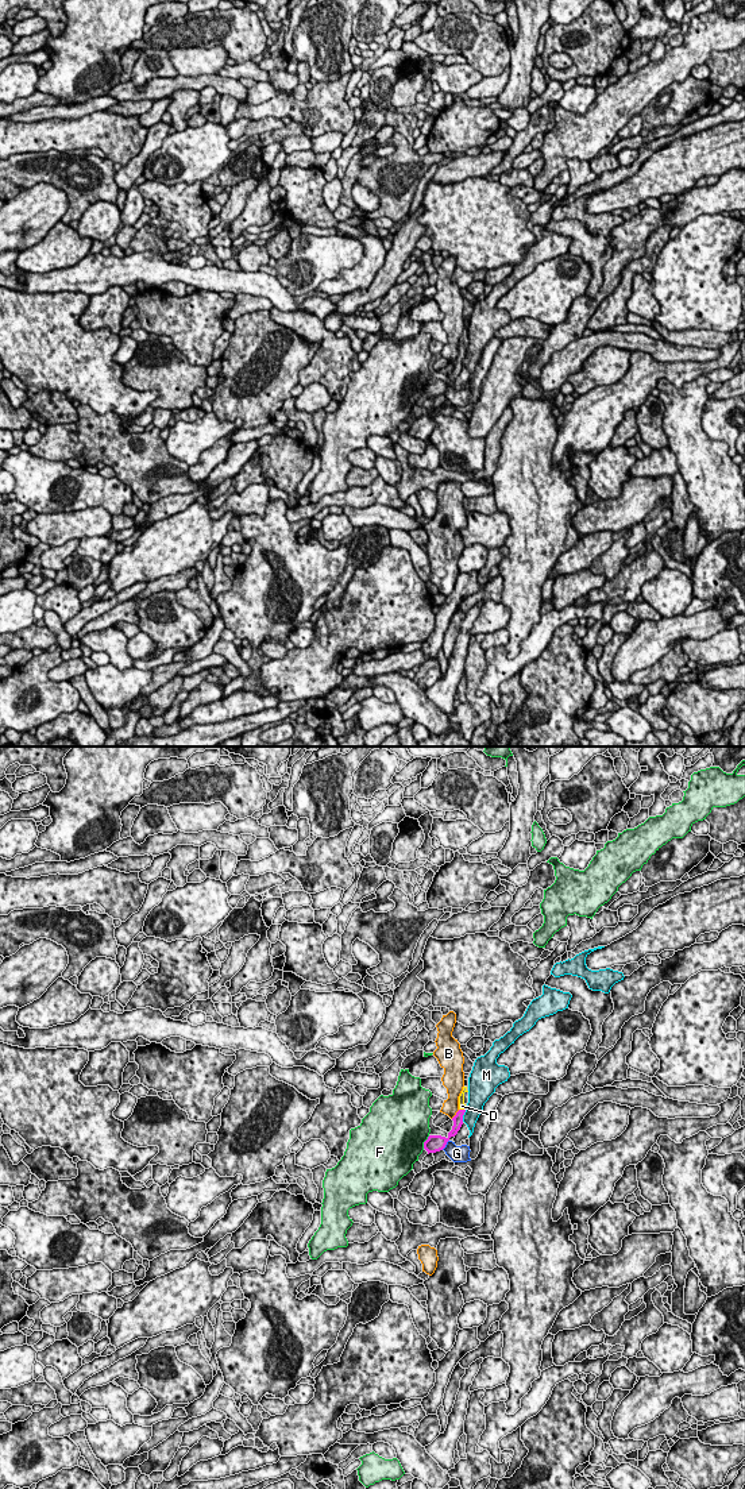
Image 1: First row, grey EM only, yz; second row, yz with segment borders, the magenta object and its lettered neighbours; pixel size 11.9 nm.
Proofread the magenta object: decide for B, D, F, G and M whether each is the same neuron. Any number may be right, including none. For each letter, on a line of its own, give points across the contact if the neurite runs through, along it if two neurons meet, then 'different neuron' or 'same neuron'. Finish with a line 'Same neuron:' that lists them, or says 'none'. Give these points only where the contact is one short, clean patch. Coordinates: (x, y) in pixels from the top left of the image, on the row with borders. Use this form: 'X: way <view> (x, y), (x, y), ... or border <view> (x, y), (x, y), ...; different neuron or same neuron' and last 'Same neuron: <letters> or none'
B: different neuron
D: way yz (458, 1119), (462, 1110), (462, 1106); same neuron
F: different neuron
G: different neuron
M: border yz (466, 1110), (462, 1121); different neuron
Same neuron: D

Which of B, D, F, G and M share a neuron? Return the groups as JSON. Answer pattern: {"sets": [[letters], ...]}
{"sets": [["B"], ["D"], ["F"], ["G"], ["M"]]}

